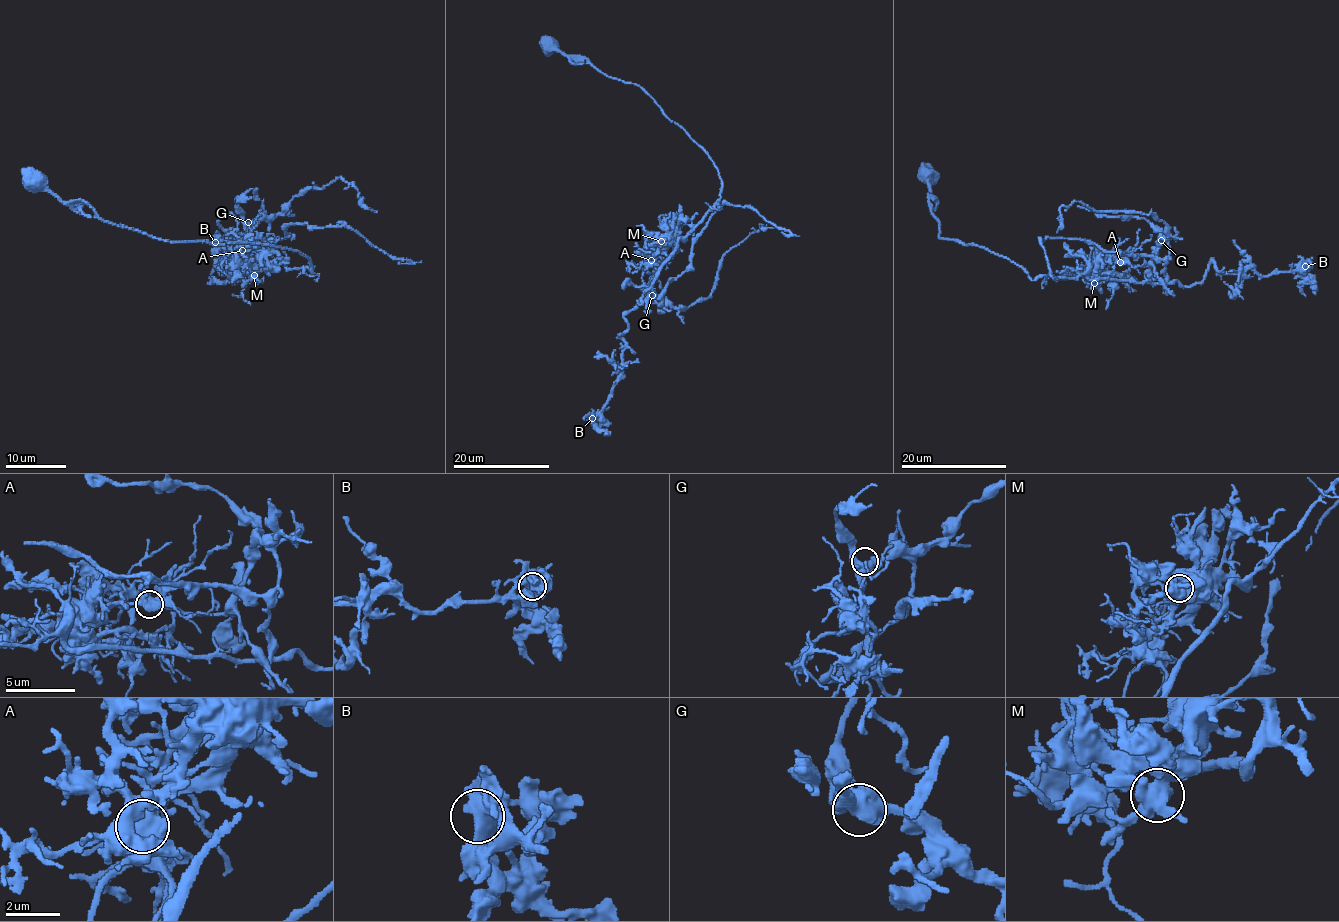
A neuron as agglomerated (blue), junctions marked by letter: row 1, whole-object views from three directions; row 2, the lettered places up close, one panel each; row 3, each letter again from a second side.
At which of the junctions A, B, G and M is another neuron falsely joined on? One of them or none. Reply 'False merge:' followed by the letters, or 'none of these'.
False merge: A

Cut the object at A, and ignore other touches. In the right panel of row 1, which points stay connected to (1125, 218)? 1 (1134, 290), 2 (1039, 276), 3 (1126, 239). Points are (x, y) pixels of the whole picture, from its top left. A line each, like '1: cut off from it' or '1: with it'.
1: cut off from it
2: cut off from it
3: cut off from it

